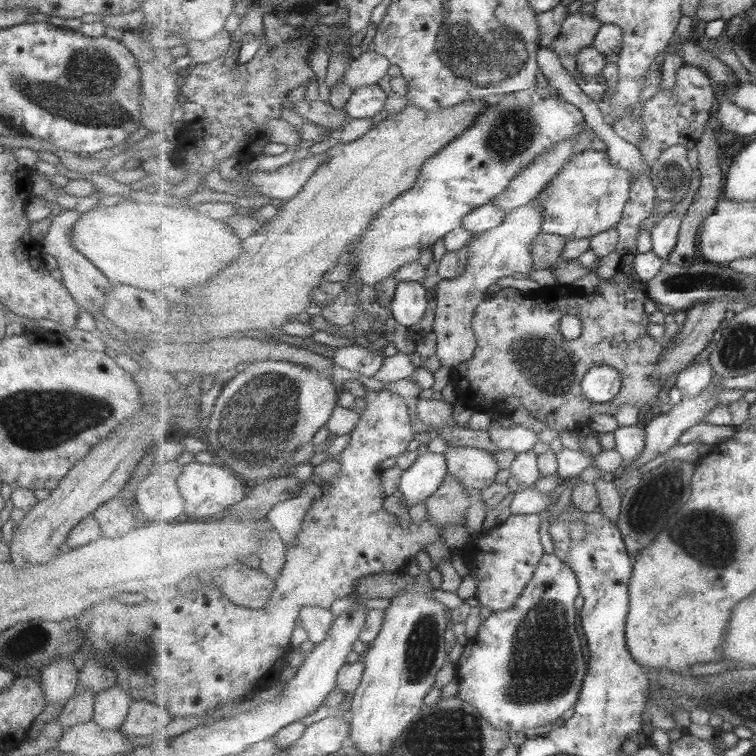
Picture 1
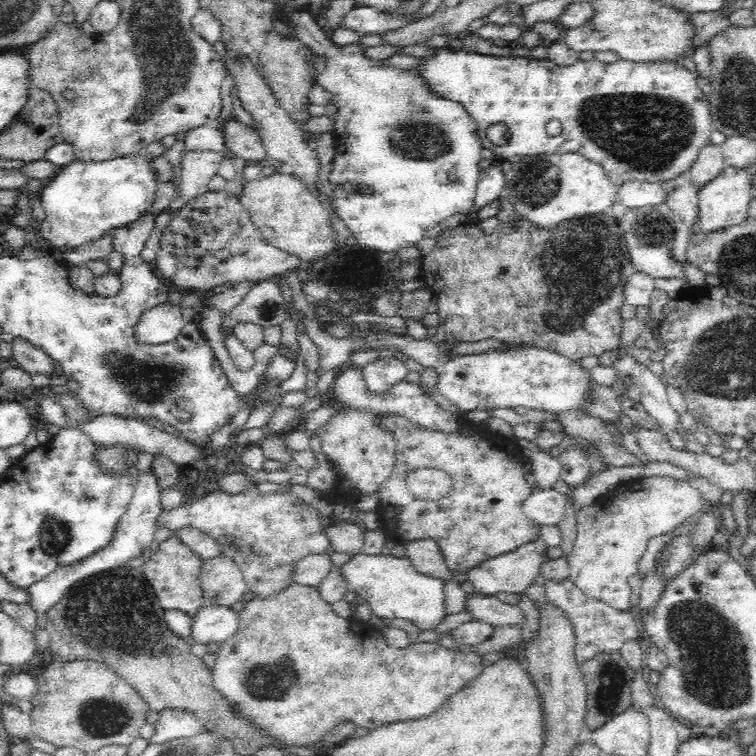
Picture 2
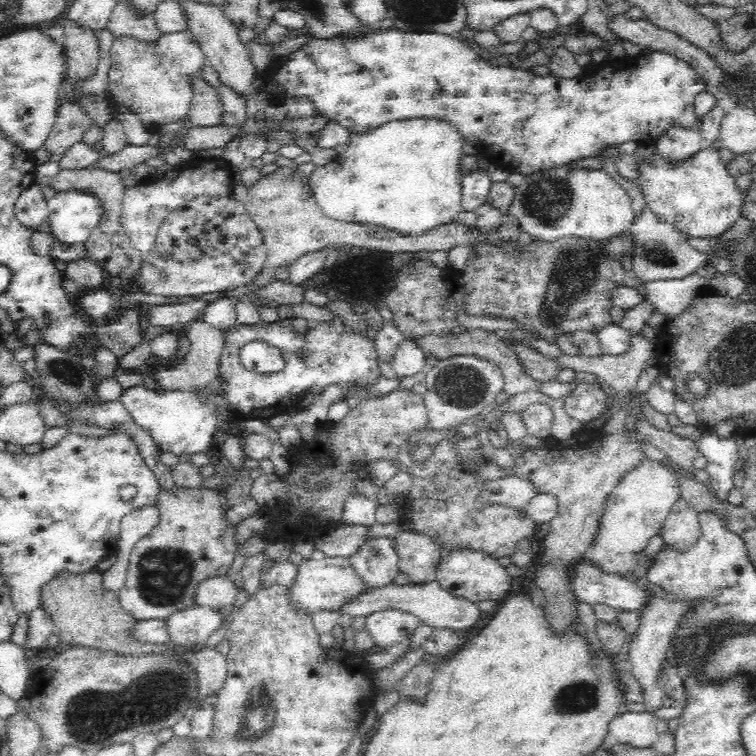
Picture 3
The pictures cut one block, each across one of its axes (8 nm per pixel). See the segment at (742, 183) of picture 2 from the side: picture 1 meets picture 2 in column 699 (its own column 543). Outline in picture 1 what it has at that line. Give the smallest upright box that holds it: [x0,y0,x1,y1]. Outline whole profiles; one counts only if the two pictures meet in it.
[539,148,634,246]

